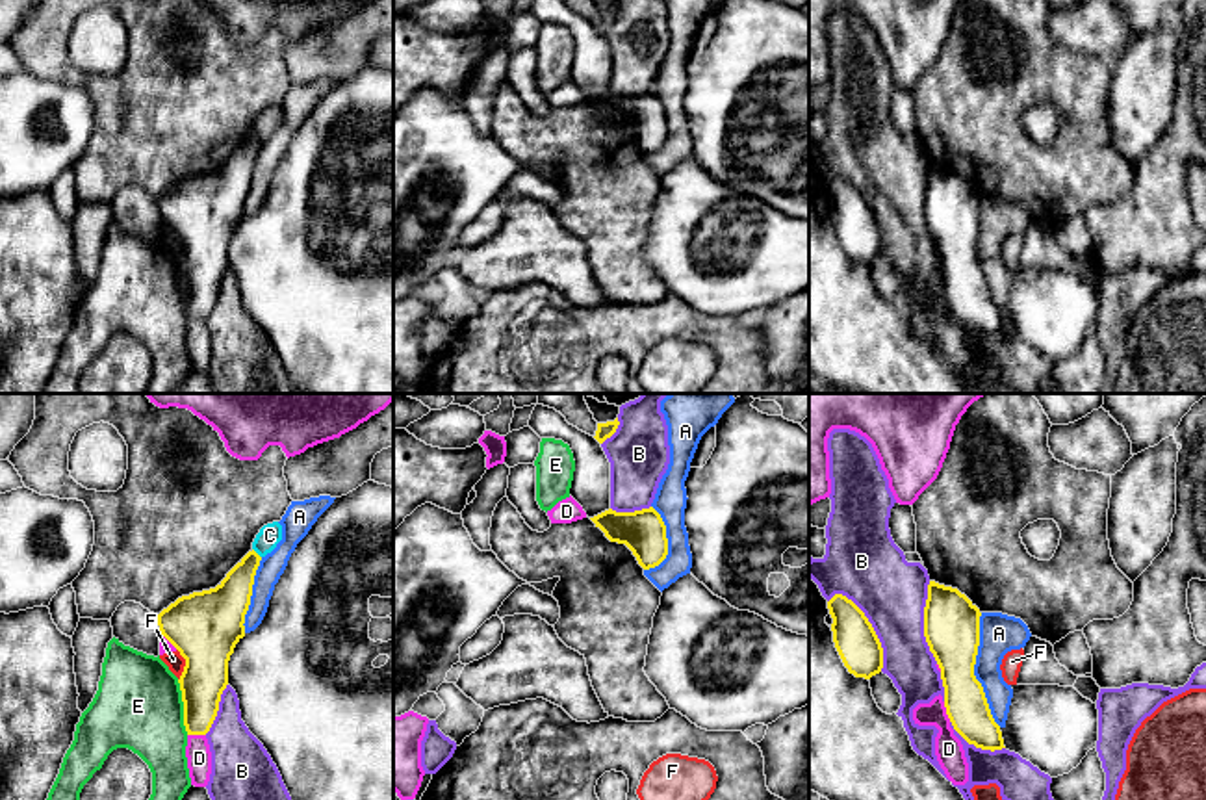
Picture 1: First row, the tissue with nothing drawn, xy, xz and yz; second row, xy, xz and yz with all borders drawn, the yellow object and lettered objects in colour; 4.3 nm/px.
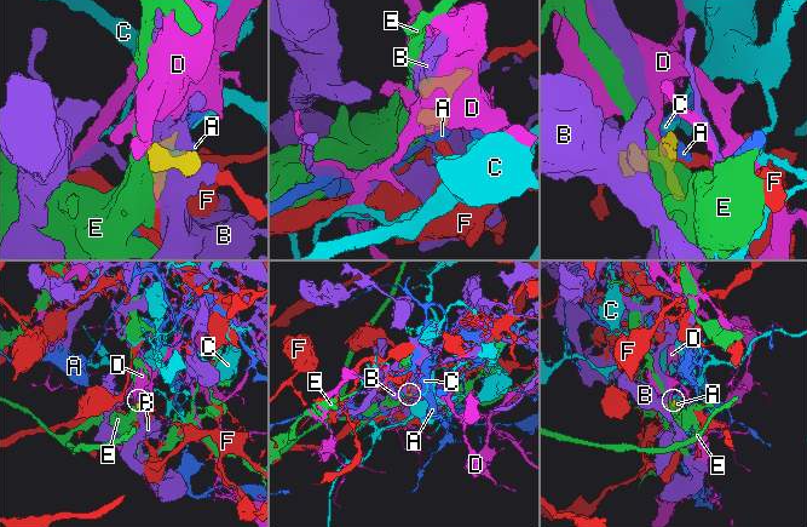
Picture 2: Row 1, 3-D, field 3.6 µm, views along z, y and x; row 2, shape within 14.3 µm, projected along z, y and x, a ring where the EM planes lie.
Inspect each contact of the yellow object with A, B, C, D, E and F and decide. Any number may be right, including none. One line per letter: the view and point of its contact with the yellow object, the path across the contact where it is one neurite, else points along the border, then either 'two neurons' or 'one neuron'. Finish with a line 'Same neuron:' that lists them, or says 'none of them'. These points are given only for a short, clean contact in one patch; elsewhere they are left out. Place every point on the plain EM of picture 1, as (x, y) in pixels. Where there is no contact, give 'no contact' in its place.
A: yz (973, 255) | two neurons
B: yz (872, 212) | two neurons
C: xy (256, 138) | along xy (253, 132), (260, 141) | two neurons
D: yz (947, 296) | two neurons
E: xy (184, 292) | two neurons
F: xy (186, 249) | two neurons
Same neuron: none of them

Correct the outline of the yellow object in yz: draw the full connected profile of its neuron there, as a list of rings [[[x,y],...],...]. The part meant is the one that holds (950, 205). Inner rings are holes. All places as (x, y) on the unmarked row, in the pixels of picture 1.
[[[930,165],[924,221],[941,252],[946,299],[969,329],[994,336],[1006,332],[1002,316],[974,260],[980,200],[980,193],[957,173]]]

